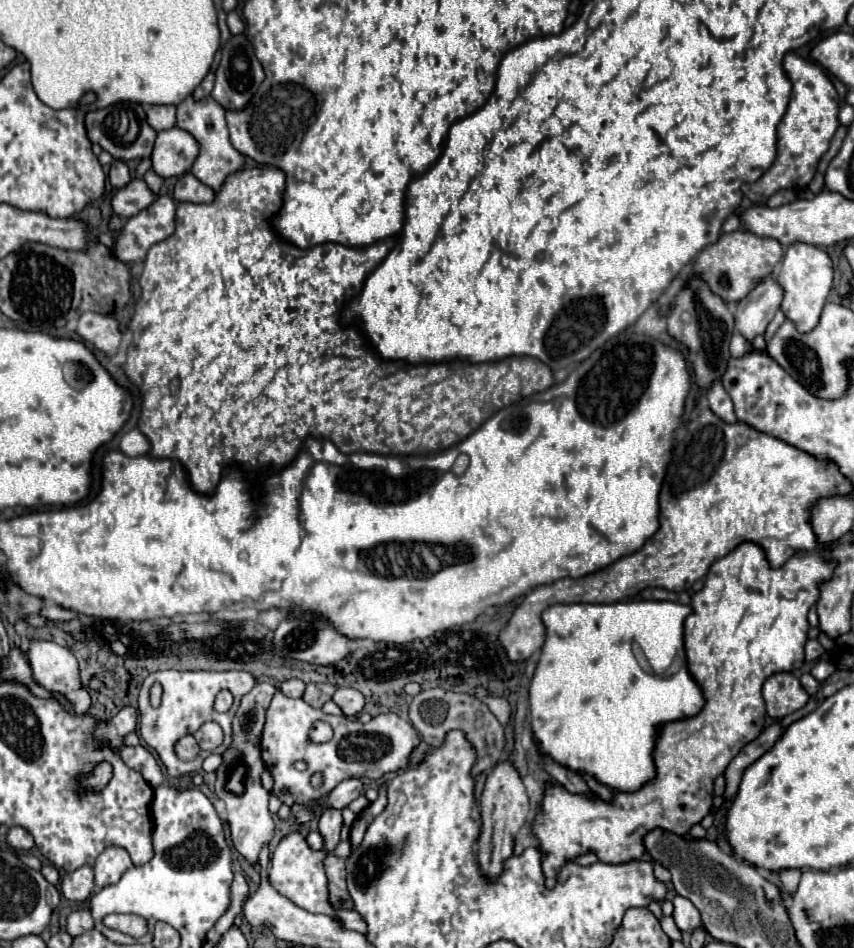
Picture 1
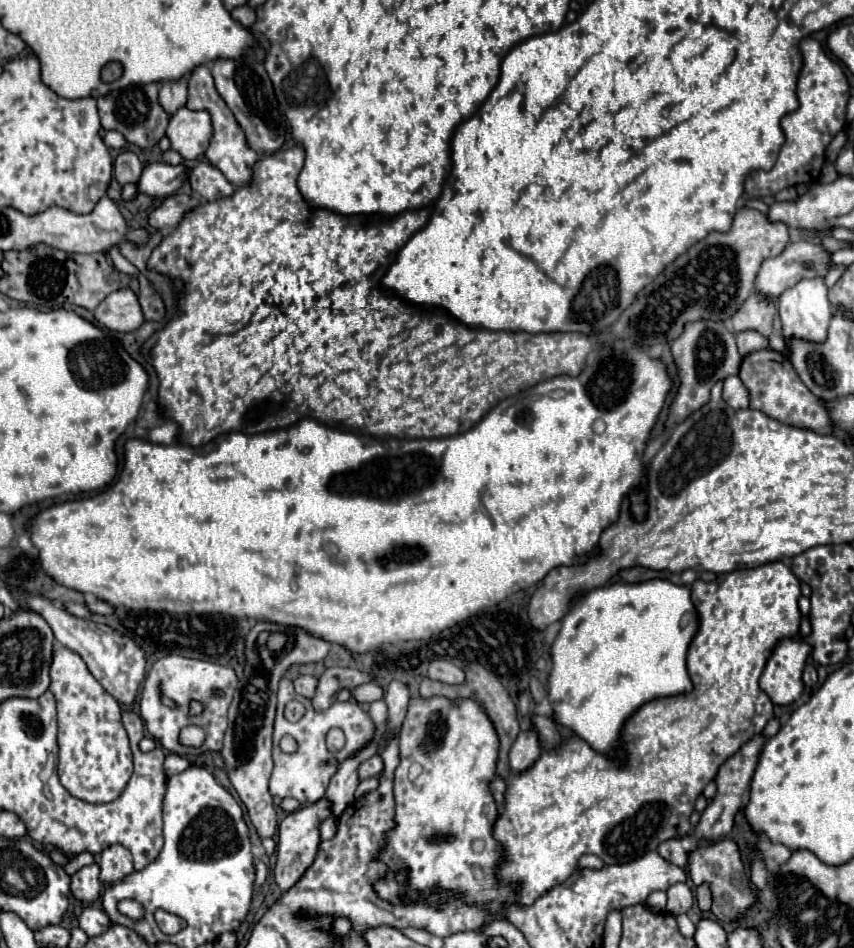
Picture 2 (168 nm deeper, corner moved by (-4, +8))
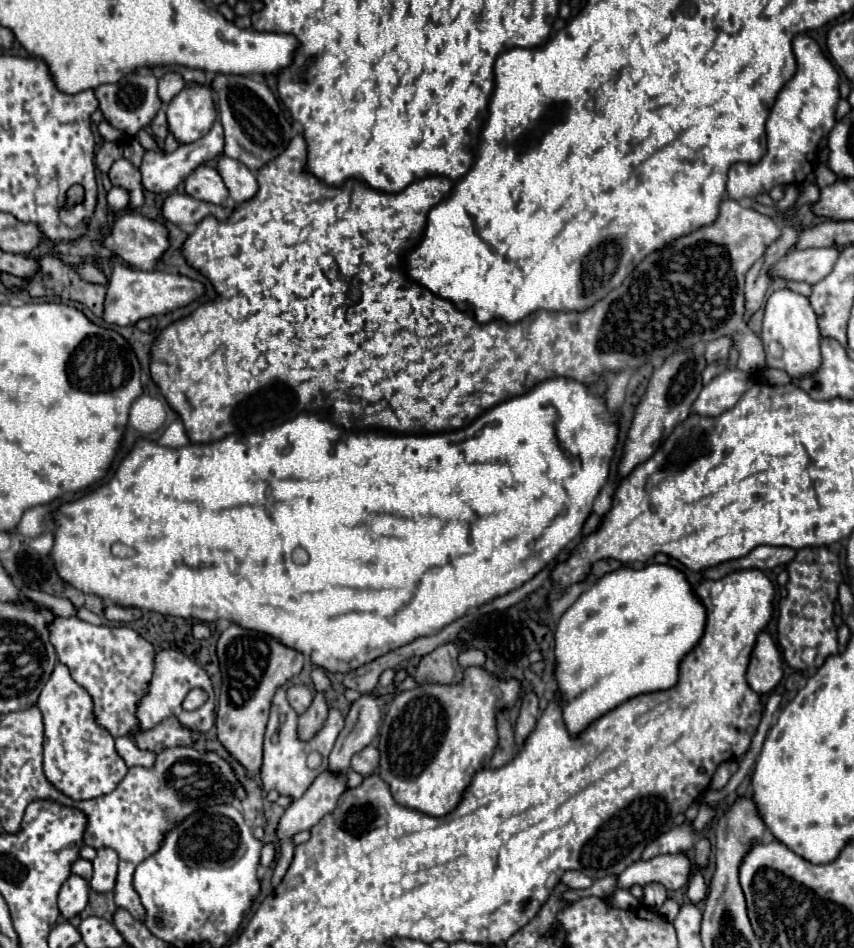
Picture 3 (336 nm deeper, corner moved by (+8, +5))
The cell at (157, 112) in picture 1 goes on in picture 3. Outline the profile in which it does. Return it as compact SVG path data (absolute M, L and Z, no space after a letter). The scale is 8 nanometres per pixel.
M166 72L158 84L158 96L164 100L164 104L168 104L184 86L186 82L178 72Z

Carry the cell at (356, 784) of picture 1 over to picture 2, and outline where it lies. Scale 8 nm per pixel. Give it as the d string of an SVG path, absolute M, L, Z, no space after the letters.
M374 755L358 767L358 777L360 777L360 781L364 781L368 777L376 777L380 771L382 771L382 759L380 759L380 755Z

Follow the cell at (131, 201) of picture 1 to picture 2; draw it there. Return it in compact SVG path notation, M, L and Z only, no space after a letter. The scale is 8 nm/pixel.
M152 163L144 167L136 187L138 193L150 195L154 199L164 199L176 193L186 179L188 179L188 171L184 169L184 165L172 167L166 163Z

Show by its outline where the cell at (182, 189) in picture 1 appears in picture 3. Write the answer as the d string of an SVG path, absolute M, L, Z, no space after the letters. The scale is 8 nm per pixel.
M204 164L196 168L196 172L192 172L184 184L186 184L186 192L196 200L204 200L212 204L222 204L228 200L228 188L224 186L218 170L212 166Z

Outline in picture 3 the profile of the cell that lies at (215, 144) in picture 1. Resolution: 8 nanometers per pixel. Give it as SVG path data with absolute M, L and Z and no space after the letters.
M220 156L218 158L218 172L220 172L226 188L230 190L230 198L236 204L250 200L258 192L256 174L252 170L248 170L242 162L232 160L228 156Z

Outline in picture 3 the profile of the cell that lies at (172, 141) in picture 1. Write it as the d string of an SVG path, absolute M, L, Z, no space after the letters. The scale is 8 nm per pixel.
M188 82L184 90L168 104L166 116L170 132L178 138L180 144L196 142L212 128L218 116L212 86Z

